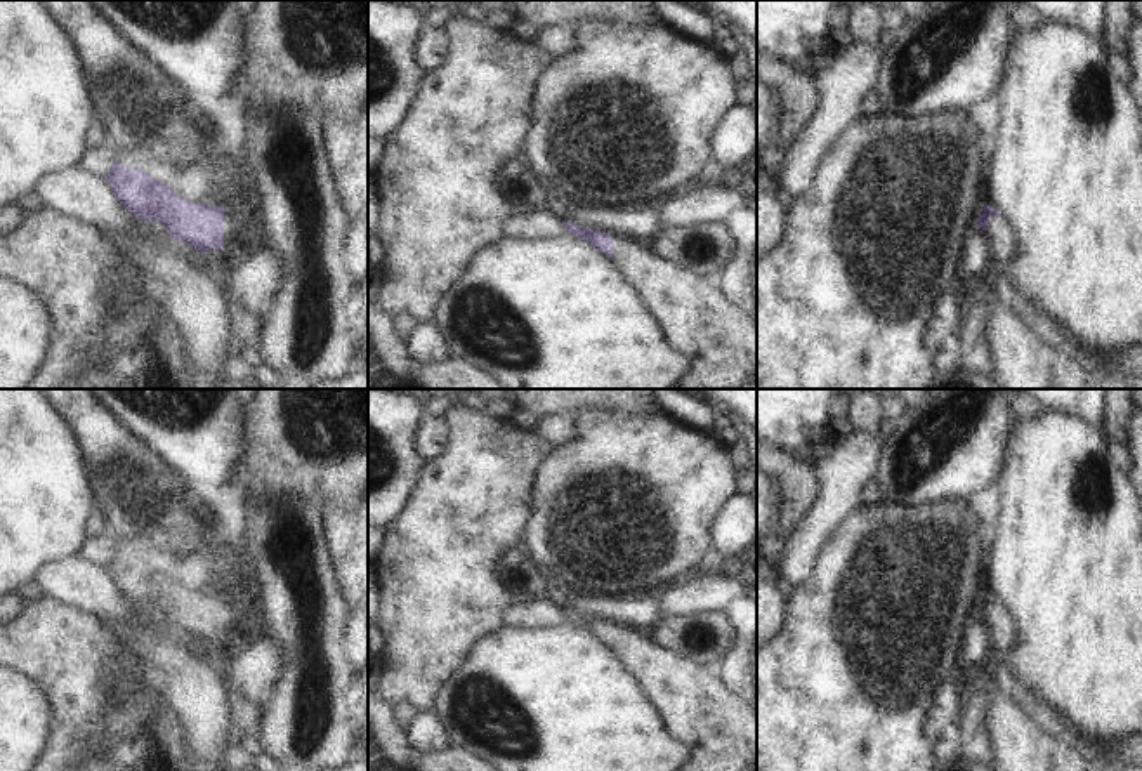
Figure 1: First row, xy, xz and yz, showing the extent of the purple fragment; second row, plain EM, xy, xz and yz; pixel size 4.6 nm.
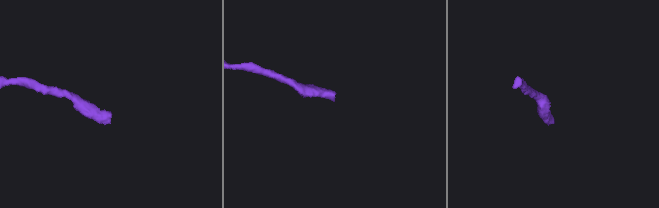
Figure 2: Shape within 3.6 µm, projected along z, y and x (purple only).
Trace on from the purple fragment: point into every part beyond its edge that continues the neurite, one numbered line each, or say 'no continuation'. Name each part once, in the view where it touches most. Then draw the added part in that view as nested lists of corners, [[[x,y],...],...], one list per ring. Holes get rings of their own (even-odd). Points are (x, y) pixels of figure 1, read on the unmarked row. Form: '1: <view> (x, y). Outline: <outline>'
1: xy (233, 608). Outline: [[[226,597],[224,604],[224,637],[210,639],[208,642],[215,646],[222,646],[226,649],[233,649],[236,644],[236,623],[241,618],[243,606],[240,601]]]

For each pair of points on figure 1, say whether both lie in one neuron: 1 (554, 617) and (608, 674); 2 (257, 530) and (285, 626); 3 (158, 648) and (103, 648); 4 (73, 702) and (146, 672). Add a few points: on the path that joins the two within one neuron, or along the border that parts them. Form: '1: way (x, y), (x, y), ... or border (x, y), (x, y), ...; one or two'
1: border (564, 620), (557, 626), (521, 629); two
2: way (266, 554), (271, 568), (283, 580), (285, 601); one
3: border (94, 615), (124, 643); two
4: border (141, 660), (137, 683), (115, 709); two

